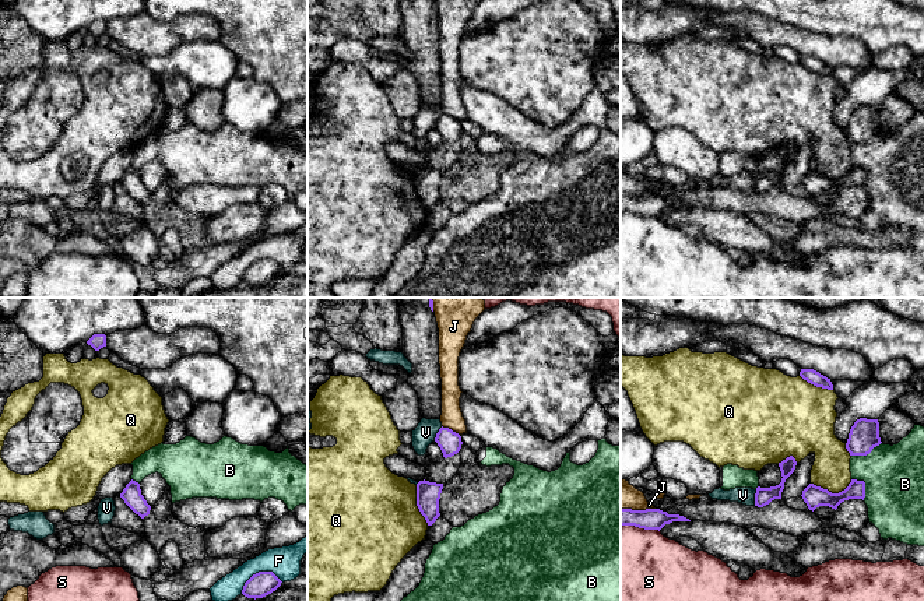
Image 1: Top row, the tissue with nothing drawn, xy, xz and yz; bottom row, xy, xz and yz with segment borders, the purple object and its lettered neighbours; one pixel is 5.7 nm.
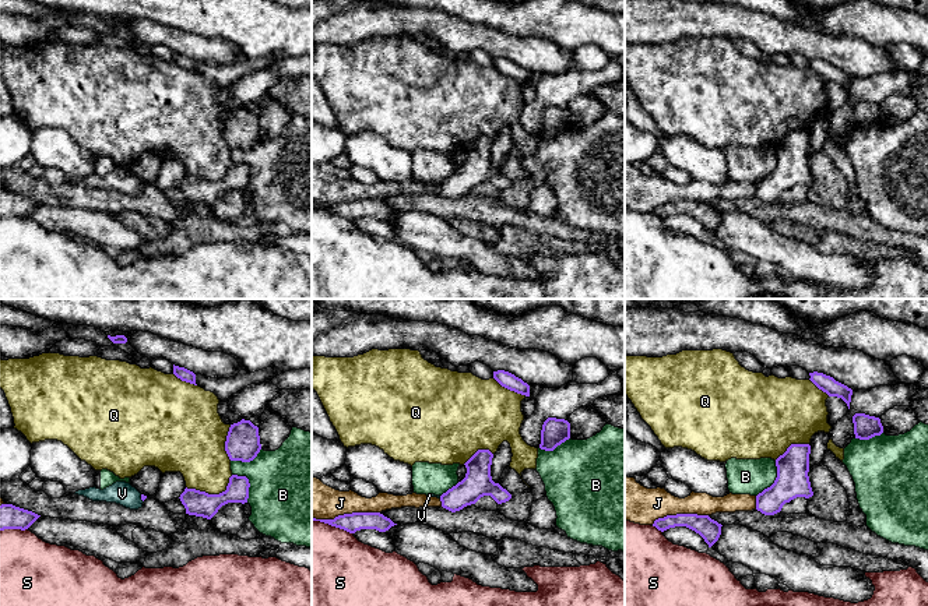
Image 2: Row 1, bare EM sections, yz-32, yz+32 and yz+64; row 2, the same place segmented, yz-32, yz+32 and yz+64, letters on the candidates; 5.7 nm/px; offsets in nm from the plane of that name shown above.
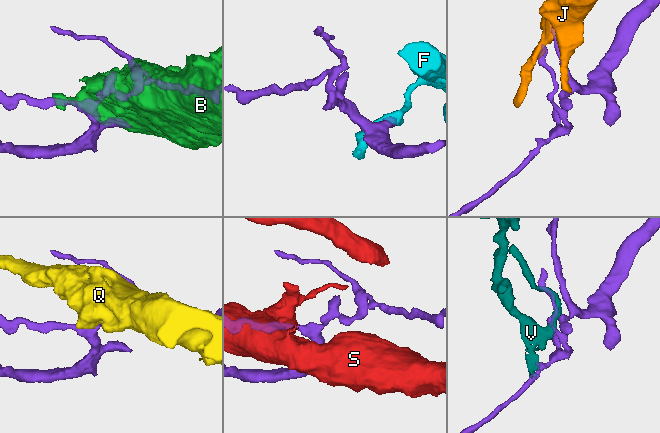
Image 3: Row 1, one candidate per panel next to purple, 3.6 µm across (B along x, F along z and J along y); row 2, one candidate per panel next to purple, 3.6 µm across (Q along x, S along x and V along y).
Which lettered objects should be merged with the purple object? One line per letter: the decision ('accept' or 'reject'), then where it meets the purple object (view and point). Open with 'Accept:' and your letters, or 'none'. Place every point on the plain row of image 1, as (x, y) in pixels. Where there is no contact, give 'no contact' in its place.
Accept: none
B: reject | yz (865, 141)
F: reject | xy (259, 259)
J: reject | xz (450, 116)
Q: reject | yz (831, 179)
S: reject | yz (640, 214)
V: reject | yz (755, 185)

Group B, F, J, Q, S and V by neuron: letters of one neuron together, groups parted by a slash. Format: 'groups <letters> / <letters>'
groups B / F / J / Q / S / V

